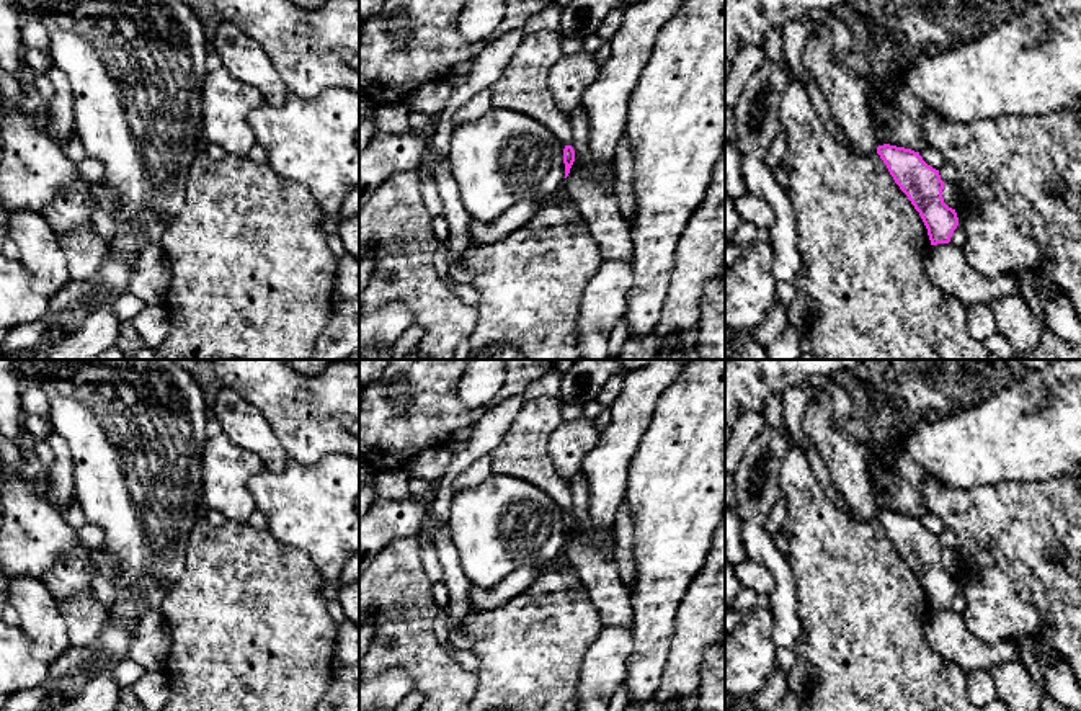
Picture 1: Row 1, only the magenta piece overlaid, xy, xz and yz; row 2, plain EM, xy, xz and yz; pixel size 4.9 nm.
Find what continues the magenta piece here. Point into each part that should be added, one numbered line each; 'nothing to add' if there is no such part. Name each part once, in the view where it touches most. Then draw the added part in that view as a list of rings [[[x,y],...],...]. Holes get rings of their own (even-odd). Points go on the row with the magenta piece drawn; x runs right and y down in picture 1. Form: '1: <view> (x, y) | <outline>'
nothing to add

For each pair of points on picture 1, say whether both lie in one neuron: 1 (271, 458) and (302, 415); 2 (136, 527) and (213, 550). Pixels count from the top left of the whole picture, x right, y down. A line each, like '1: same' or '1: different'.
1: different
2: different

